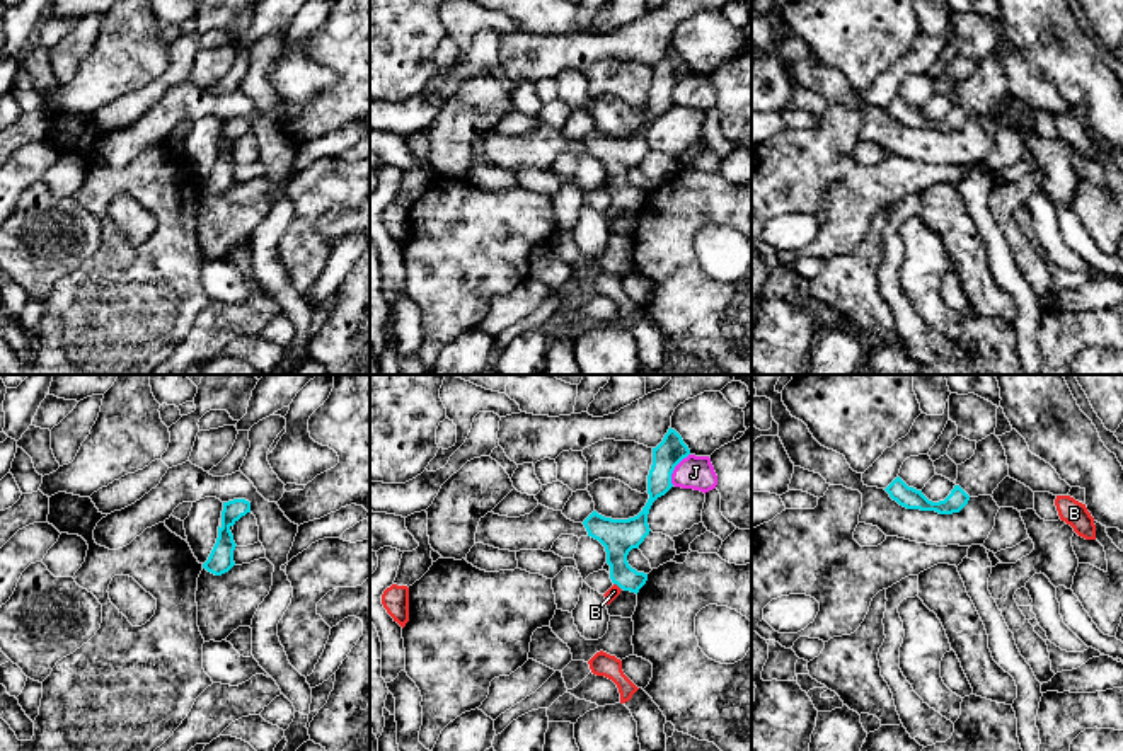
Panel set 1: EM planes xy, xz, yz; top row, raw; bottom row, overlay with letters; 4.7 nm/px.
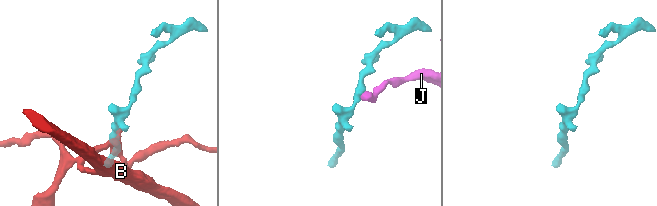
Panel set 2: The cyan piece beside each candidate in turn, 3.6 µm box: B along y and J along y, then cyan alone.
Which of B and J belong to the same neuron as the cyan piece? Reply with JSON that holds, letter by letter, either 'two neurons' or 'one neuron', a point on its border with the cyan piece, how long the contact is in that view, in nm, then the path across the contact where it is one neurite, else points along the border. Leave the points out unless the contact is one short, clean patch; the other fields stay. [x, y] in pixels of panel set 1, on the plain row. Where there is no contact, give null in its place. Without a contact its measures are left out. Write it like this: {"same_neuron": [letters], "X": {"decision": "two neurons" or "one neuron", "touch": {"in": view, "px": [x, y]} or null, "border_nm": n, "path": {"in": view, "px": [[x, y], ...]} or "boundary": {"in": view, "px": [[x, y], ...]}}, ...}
{"same_neuron": ["B"], "B": {"decision": "one neuron", "touch": {"in": "xz", "px": [617, 203]}, "border_nm": 50, "path": {"in": "xz", "px": [[619, 155], [617, 203], [614, 210]]}}, "J": {"decision": "two neurons", "touch": {"in": "xz", "px": [673, 87]}, "border_nm": 170, "boundary": {"in": "xz", "px": [[689, 72], [675, 85], [672, 103]]}}}

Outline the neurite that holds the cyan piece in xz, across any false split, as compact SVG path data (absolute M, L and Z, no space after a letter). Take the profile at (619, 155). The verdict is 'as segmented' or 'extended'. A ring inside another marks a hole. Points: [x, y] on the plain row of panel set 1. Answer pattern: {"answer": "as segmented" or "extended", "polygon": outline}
{"answer": "extended", "polygon": "M668 48L663 60L653 66L653 83L648 94L649 118L642 129L629 138L612 138L593 129L585 140L588 155L598 158L607 170L610 184L610 198L613 204L603 213L610 223L620 209L639 211L646 203L648 192L637 191L627 181L632 167L639 167L649 153L648 133L653 121L665 114L671 106L671 92L675 85L690 73L688 65L675 48Z"}

